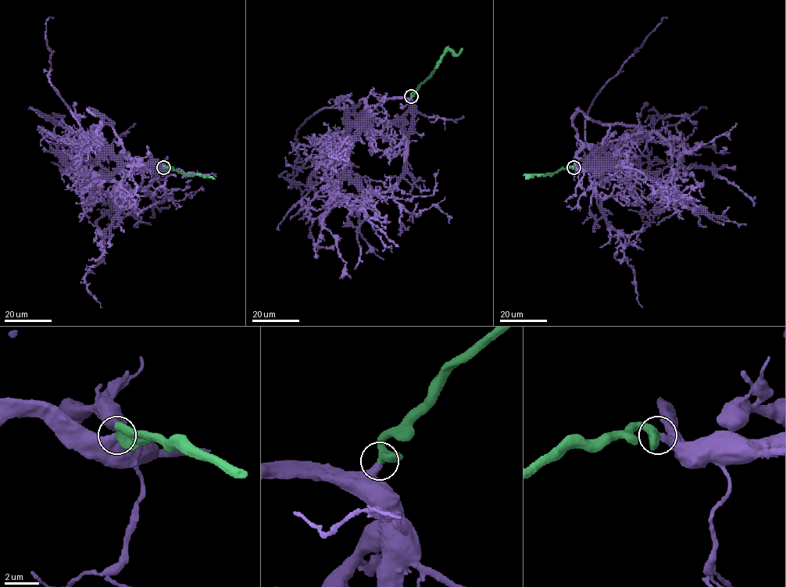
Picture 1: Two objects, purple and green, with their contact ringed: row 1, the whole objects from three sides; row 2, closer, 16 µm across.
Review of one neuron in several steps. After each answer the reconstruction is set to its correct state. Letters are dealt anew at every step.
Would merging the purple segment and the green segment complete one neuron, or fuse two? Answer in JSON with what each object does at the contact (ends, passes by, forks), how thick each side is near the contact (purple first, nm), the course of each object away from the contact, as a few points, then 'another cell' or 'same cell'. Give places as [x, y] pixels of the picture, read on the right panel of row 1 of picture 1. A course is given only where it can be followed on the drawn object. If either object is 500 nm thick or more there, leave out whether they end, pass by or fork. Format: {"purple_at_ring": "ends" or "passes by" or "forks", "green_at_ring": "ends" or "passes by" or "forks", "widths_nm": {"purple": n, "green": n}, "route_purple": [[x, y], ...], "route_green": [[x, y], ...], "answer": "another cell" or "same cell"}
{"purple_at_ring": "ends", "green_at_ring": "passes by", "widths_nm": {"purple": 460, "green": 480}, "route_purple": [[574, 167], [608, 141], [644, 134], [665, 142], [678, 160], [688, 168], [711, 169], [734, 183], [753, 205]], "route_green": [[574, 167], [562, 168], [551, 173], [527, 175], [531, 177], [526, 179]], "answer": "same cell"}

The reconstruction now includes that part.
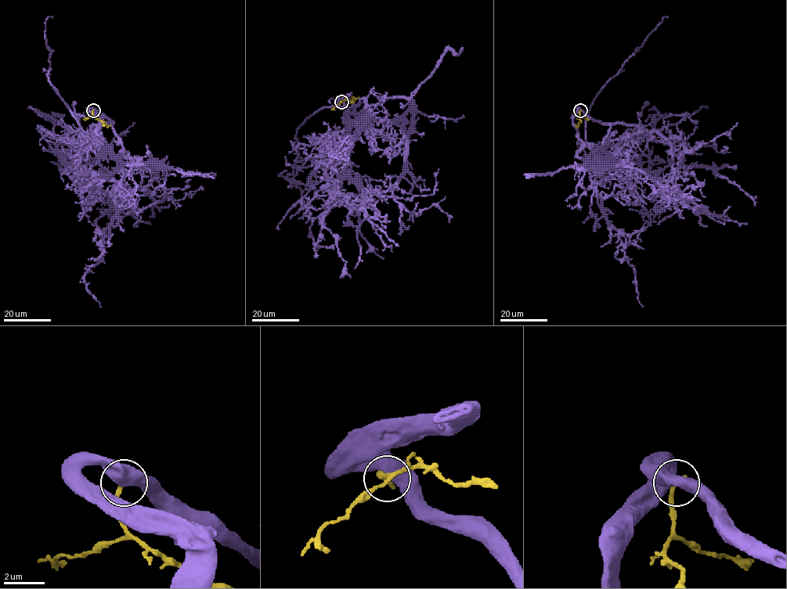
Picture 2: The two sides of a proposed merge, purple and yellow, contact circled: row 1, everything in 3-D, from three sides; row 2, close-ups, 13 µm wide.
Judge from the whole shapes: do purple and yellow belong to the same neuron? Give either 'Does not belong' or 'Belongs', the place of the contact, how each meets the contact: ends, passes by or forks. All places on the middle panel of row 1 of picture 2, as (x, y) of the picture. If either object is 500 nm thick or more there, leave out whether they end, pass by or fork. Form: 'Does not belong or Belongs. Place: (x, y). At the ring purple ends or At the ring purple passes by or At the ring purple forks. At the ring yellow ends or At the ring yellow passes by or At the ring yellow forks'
Does not belong. Place: (341, 102)

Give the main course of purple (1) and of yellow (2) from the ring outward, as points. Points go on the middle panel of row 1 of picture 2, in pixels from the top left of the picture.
1: (341, 101), (348, 95), (365, 106), (323, 107), (297, 131), (301, 188)
2: (341, 101), (351, 102), (359, 97)

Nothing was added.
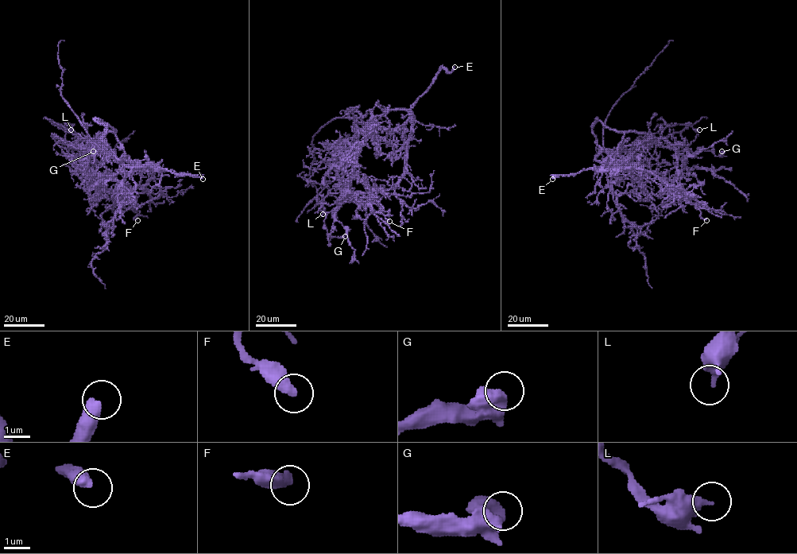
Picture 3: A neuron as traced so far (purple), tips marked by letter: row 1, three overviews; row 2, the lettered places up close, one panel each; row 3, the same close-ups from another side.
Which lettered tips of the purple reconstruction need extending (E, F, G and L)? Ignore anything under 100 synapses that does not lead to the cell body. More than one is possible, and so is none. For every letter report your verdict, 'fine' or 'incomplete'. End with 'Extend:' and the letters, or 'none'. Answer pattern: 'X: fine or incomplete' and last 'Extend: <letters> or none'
E: incomplete
F: fine
G: fine
L: fine
Extend: E

